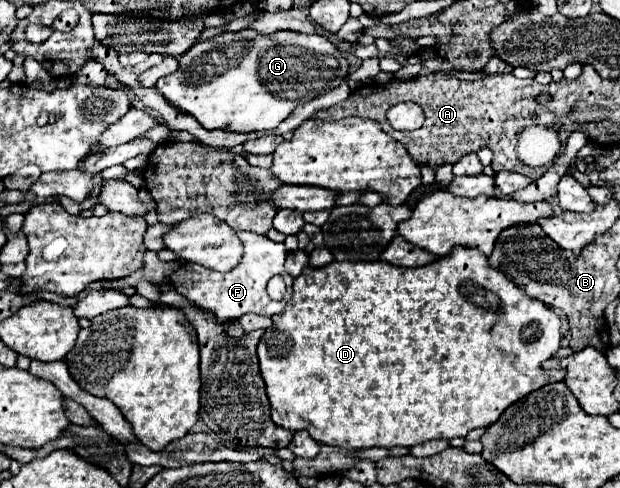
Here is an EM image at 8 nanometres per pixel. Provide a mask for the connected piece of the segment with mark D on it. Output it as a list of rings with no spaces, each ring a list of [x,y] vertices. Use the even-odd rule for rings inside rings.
[[[455,248],[453,254],[439,258],[421,268],[399,268],[391,266],[383,260],[379,262],[331,262],[323,268],[307,266],[293,284],[293,296],[287,302],[285,312],[273,316],[273,328],[265,330],[259,346],[259,366],[261,376],[267,384],[267,396],[271,402],[271,418],[277,426],[299,432],[307,430],[313,440],[319,444],[349,448],[349,450],[363,450],[373,446],[393,448],[393,446],[415,446],[429,440],[445,438],[451,440],[455,436],[467,436],[473,428],[487,428],[505,412],[507,406],[517,402],[519,398],[527,396],[531,390],[539,390],[545,384],[561,382],[565,372],[557,370],[543,370],[541,362],[549,360],[559,350],[559,318],[539,300],[533,300],[525,292],[521,292],[499,268],[491,268],[487,256],[475,252],[473,248]]]

